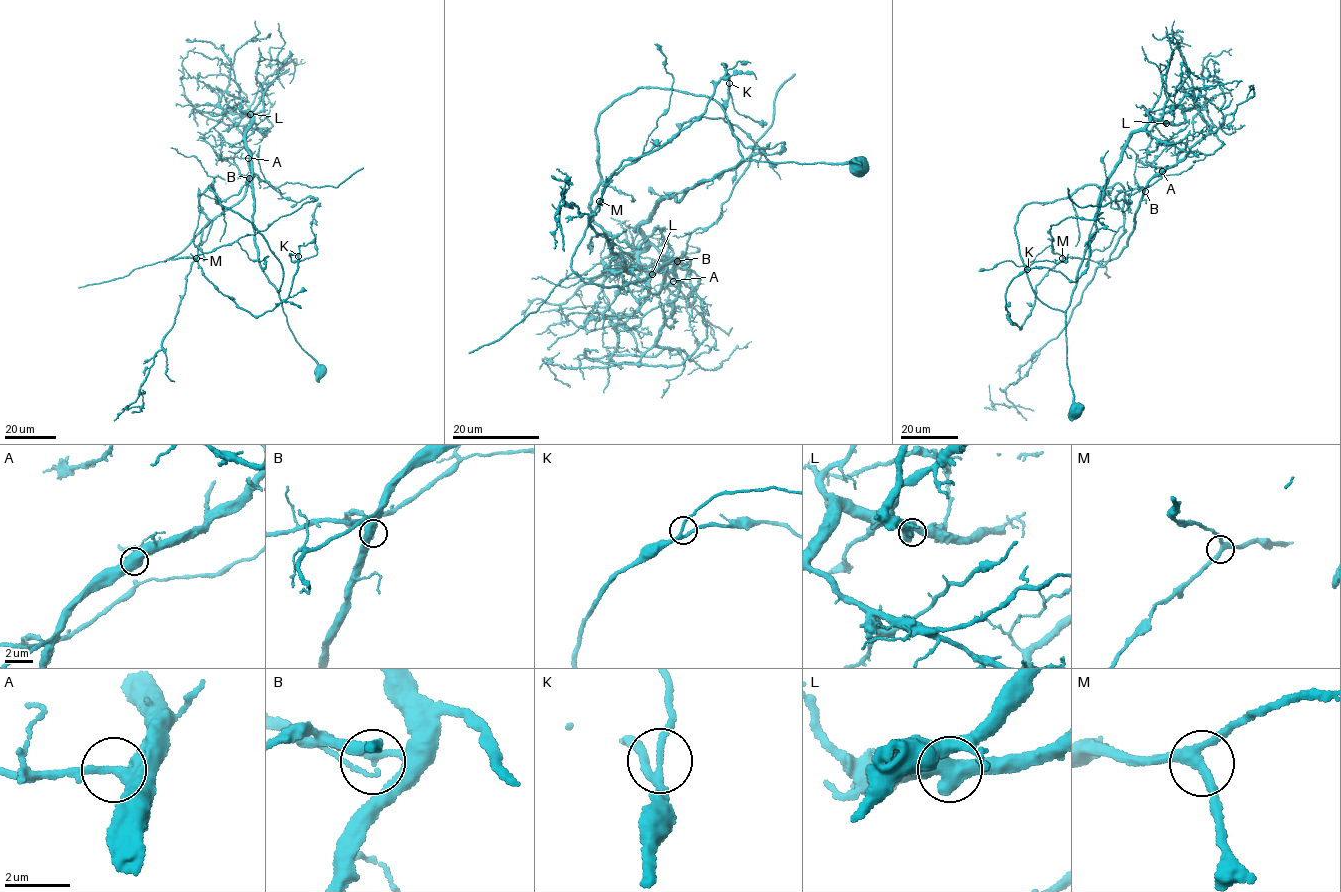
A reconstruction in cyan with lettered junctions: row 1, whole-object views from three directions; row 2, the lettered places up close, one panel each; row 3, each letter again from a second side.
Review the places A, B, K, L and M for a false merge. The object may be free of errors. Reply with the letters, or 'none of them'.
B

